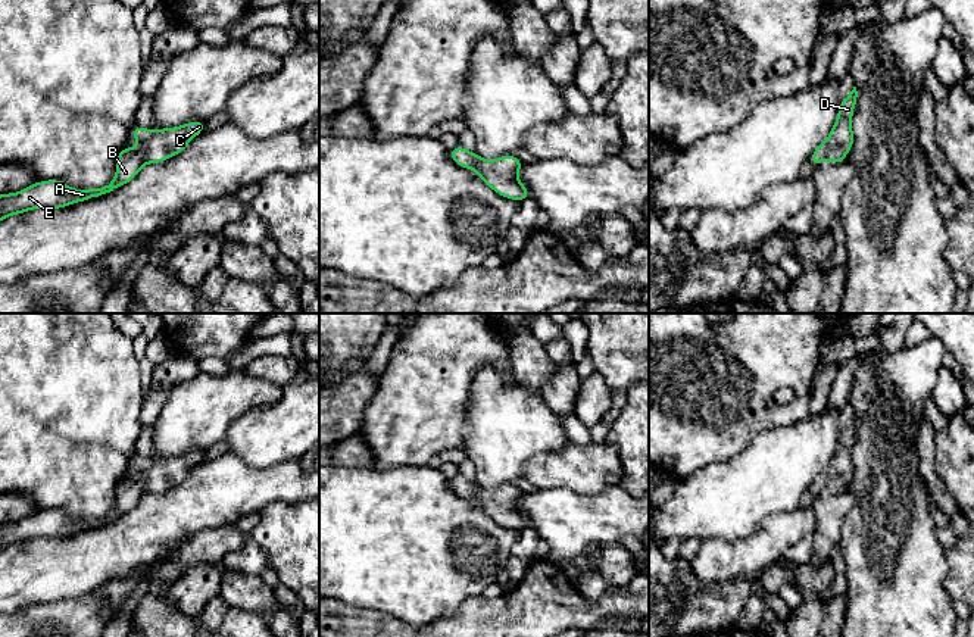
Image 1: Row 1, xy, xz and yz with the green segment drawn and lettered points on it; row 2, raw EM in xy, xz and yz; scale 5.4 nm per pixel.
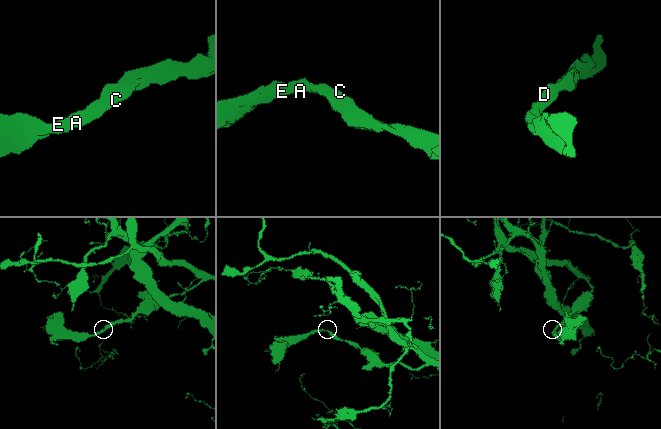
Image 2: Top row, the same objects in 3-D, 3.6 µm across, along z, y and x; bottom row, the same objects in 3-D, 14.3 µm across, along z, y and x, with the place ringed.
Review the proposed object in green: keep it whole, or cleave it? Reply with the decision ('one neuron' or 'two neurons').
one neuron

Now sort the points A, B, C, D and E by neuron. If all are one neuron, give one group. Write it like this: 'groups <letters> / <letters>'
groups A B C D E

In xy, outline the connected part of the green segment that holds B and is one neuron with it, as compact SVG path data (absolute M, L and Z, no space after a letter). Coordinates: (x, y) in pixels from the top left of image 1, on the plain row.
M190 450L181 456L153 459L135 455L134 469L143 477L125 477L116 485L115 508L102 518L75 519L62 509L34 512L18 522L0 525L0 550L32 538L62 538L110 522L132 510L147 493L162 493L179 484L190 471L205 460L206 450Z

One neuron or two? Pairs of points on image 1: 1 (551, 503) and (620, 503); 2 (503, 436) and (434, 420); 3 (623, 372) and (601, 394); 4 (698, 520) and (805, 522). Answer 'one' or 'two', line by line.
1: one
2: two
3: two
4: two

